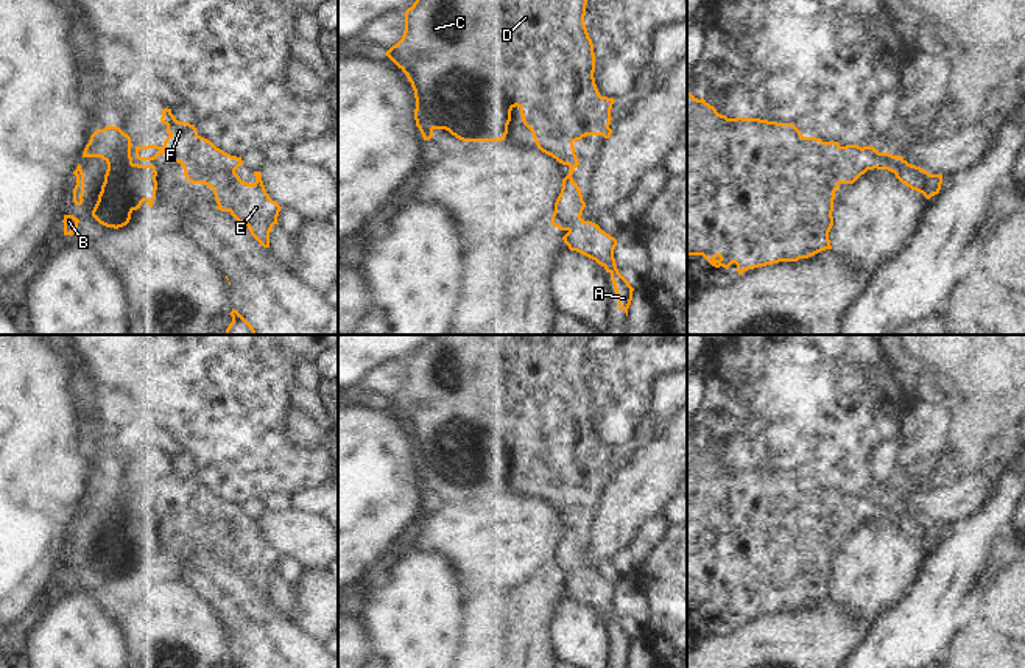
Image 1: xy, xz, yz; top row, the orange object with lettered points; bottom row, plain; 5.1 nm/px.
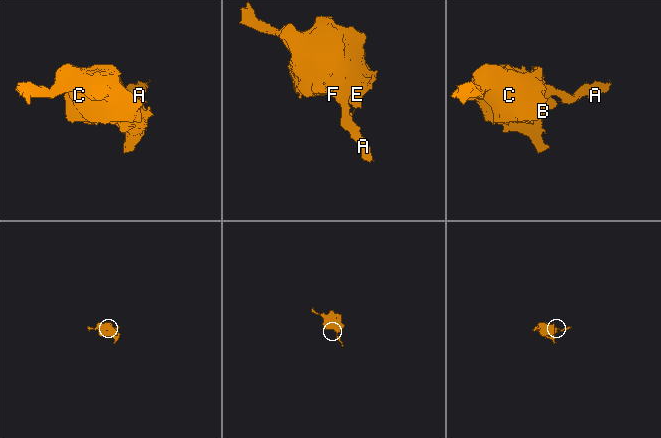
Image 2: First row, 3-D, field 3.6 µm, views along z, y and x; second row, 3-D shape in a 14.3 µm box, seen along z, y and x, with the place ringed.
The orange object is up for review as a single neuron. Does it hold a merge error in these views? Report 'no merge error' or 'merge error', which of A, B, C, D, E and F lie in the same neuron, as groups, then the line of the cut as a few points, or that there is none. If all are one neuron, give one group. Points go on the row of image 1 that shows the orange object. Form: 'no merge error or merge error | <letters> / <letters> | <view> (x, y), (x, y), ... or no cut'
no merge error | A B C D E F | no cut

